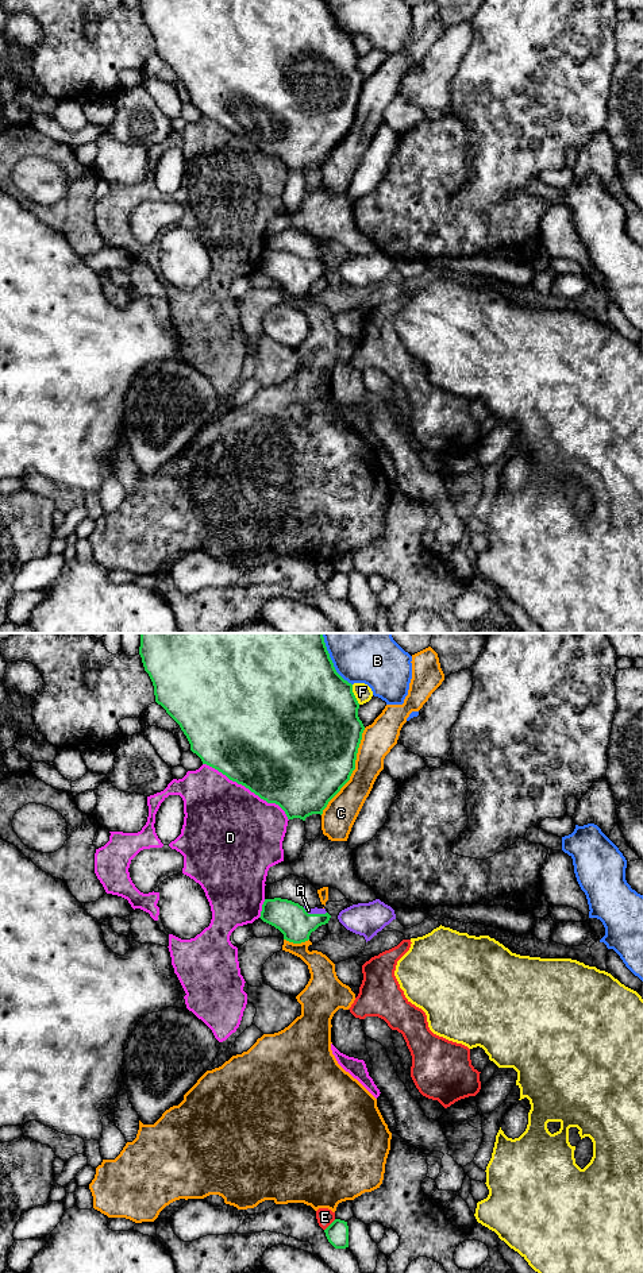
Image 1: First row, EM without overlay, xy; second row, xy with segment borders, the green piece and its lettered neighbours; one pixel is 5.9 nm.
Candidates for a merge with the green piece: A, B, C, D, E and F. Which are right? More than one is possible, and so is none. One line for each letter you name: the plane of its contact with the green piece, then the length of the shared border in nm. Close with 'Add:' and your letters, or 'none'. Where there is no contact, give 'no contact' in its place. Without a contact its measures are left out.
A: contact in xy; length 150 nm
Add: A

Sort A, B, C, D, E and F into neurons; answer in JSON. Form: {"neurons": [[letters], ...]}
{"neurons": [["A"], ["B"], ["C"], ["D"], ["E"], ["F"]]}

